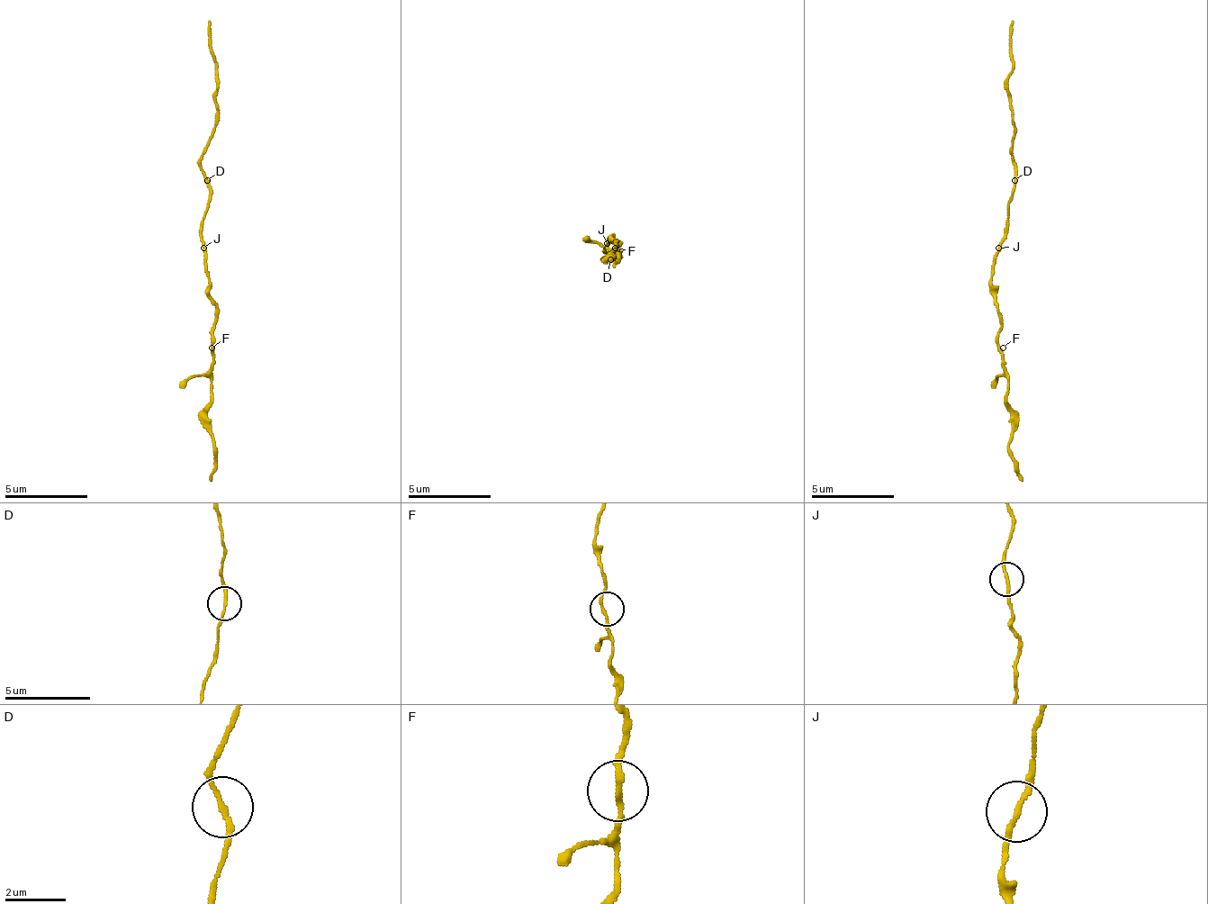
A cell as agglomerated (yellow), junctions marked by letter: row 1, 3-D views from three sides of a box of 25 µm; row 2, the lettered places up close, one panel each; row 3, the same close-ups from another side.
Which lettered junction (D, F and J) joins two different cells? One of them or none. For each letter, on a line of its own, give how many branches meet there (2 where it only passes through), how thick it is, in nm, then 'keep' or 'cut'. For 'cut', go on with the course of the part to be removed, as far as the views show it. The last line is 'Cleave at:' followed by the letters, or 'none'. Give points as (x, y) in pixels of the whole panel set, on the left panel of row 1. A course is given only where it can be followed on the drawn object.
D: 2 branches meet; 150 nm thick; keep
F: 2 branches meet; 160 nm thick; keep
J: 2 branches meet; 160 nm thick; keep
Cleave at: none

